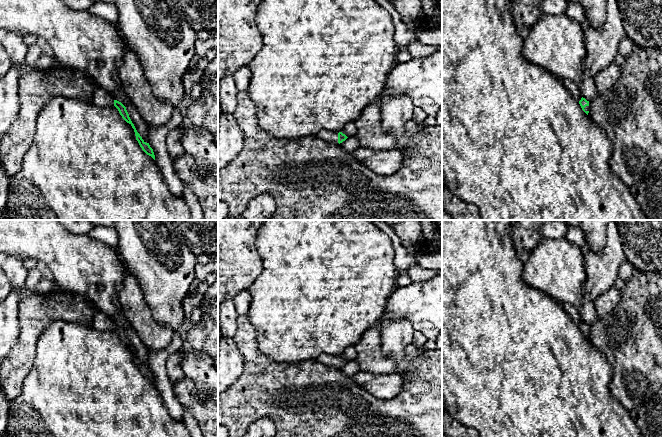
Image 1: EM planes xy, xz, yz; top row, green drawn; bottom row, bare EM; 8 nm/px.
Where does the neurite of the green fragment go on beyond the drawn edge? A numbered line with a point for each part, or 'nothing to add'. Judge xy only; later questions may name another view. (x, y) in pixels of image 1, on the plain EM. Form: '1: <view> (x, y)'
1: xy (101, 322)

